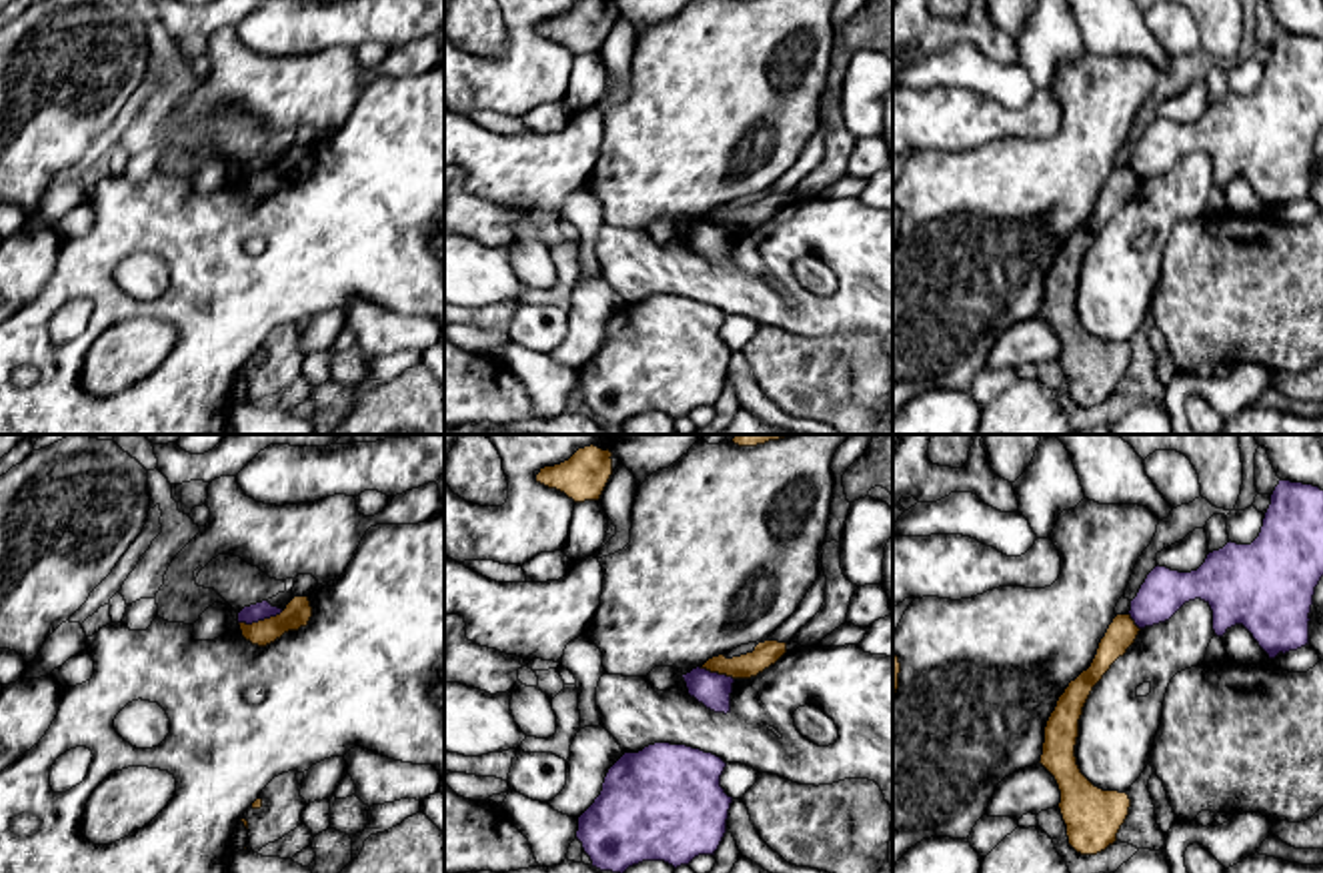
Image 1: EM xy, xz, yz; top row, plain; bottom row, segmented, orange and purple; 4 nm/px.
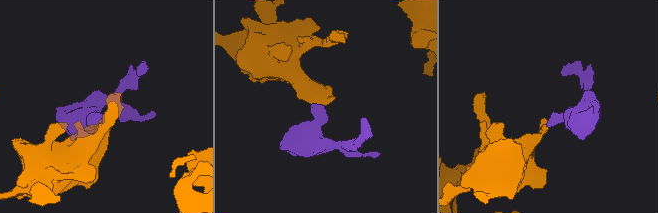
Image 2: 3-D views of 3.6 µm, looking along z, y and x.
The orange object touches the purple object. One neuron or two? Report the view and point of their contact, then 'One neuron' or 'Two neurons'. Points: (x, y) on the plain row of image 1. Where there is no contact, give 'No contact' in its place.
Touches orange at xy (261, 173). Two neurons

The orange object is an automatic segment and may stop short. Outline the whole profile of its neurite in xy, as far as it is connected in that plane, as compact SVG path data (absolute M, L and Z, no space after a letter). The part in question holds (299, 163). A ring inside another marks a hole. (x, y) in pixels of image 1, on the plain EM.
M294 148L286 160L270 170L246 176L238 174L242 188L250 192L252 196L266 198L280 190L288 182L298 182L300 178L306 178L312 168L312 158L308 148Z

